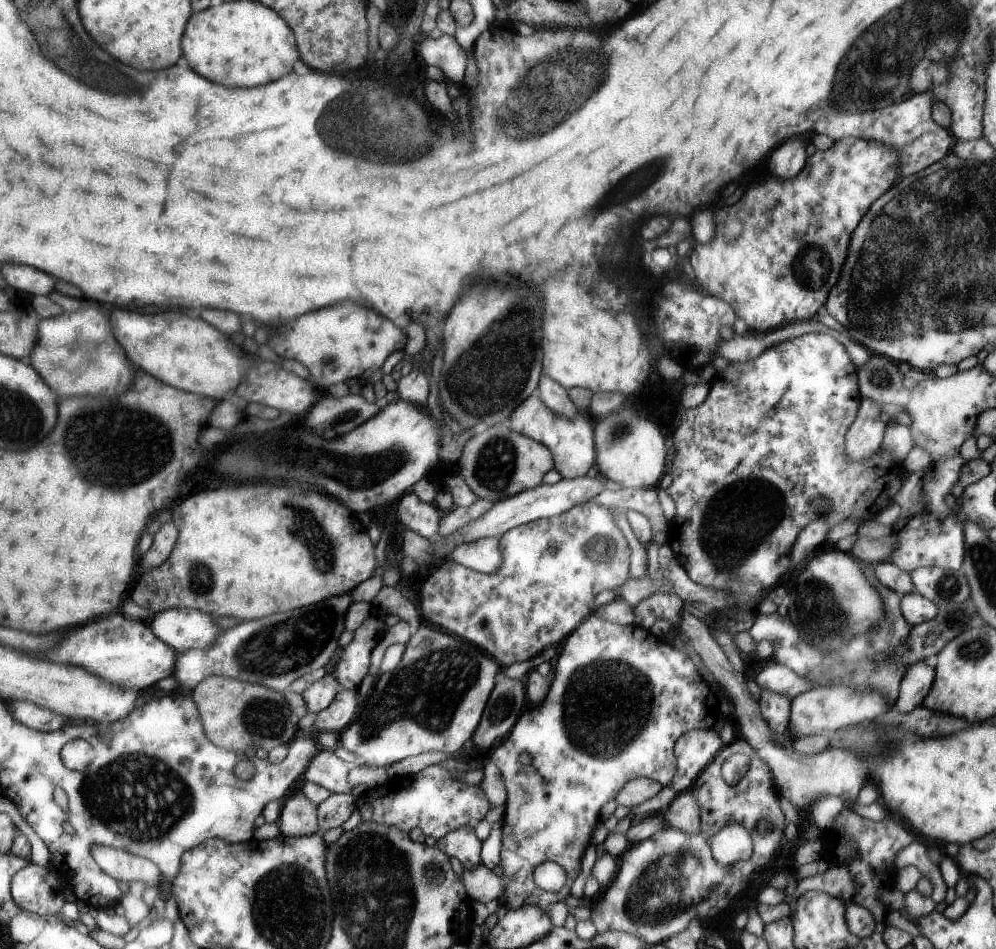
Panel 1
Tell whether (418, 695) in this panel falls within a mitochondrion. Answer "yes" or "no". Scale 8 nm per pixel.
yes

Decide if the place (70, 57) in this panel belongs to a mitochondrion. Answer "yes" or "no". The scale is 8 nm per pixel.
yes

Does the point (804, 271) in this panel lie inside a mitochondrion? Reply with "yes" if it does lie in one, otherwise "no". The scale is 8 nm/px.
yes

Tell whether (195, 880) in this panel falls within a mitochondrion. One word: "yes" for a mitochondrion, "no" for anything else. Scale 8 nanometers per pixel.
no

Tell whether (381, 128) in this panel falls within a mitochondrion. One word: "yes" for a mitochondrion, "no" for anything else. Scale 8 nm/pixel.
yes

